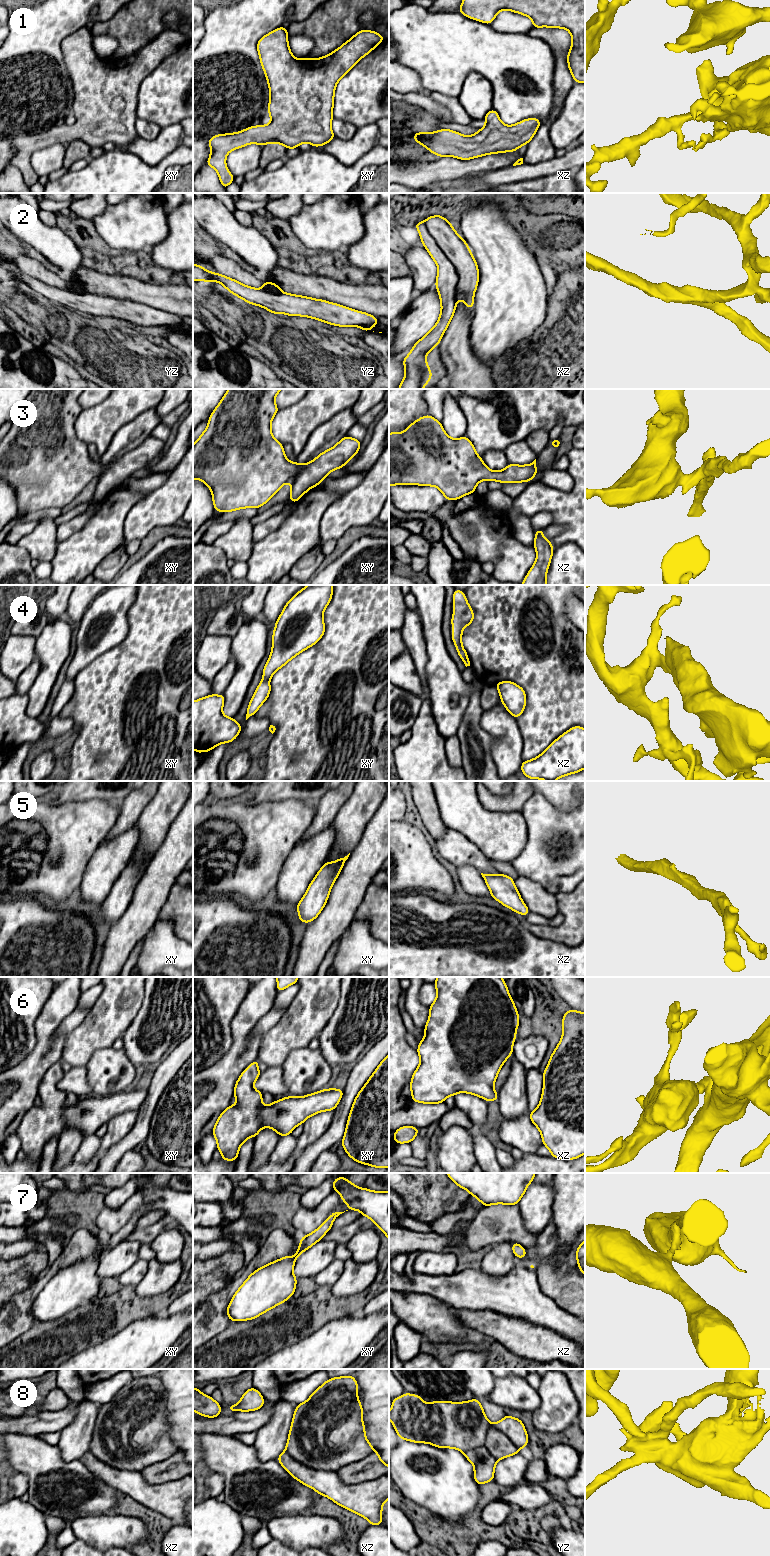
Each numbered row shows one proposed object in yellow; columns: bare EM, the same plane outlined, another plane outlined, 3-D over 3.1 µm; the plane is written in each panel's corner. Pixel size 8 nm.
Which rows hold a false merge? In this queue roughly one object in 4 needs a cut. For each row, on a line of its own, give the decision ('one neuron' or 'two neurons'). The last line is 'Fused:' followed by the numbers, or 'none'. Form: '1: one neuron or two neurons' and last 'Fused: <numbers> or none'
1: one neuron
2: one neuron
3: one neuron
4: two neurons
5: one neuron
6: one neuron
7: one neuron
8: one neuron
Fused: 4

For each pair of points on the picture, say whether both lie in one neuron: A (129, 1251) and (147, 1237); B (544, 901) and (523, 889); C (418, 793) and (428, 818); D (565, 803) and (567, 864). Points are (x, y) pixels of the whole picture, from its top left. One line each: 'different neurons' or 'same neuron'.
A: different neurons
B: same neuron
C: same neuron
D: different neurons

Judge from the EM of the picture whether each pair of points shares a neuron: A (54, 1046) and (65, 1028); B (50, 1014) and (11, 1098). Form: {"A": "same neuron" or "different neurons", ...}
{"A": "different neurons", "B": "same neuron"}

